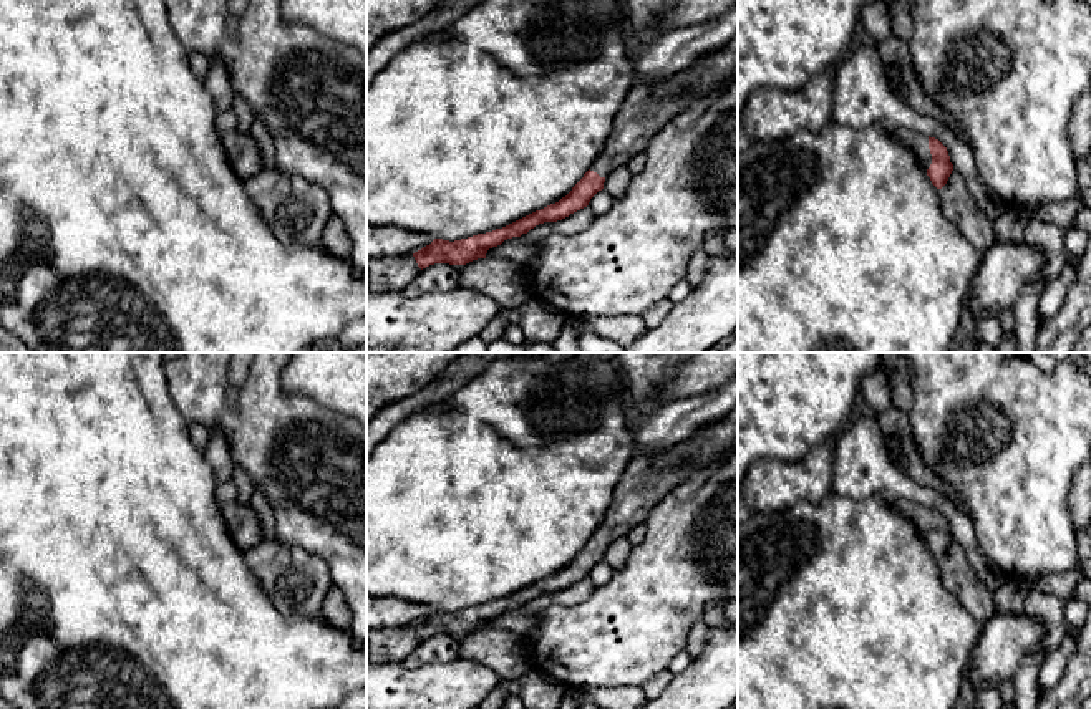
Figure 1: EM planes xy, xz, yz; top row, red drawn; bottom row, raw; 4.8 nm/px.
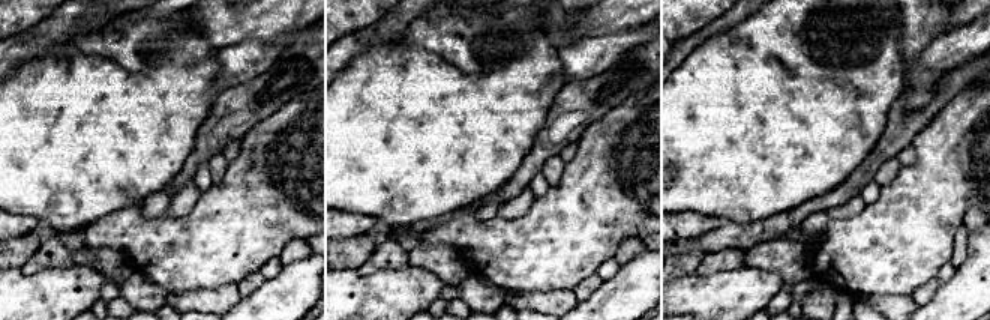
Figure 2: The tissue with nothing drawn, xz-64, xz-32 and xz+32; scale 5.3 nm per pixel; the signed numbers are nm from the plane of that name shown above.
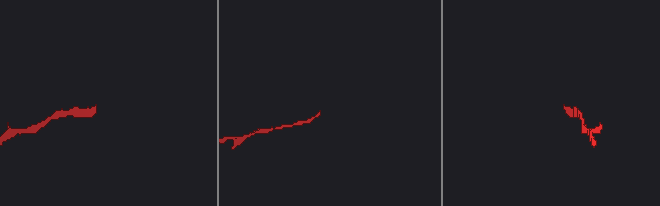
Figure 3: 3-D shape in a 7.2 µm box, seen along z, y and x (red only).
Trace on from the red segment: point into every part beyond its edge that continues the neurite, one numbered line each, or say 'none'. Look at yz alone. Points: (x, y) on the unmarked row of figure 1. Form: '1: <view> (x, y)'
1: yz (917, 514)

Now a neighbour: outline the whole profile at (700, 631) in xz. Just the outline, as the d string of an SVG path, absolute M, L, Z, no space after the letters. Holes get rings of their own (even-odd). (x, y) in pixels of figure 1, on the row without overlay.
M698 620L688 636L686 651L691 658L696 658L706 646L710 638L710 625L705 620Z

